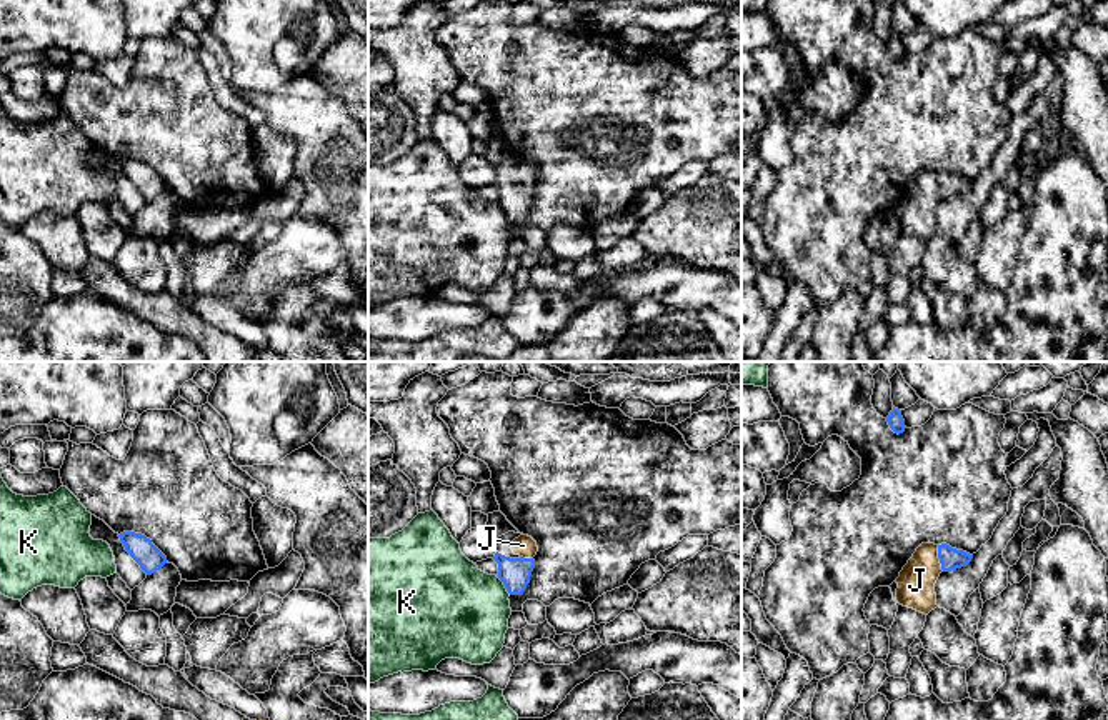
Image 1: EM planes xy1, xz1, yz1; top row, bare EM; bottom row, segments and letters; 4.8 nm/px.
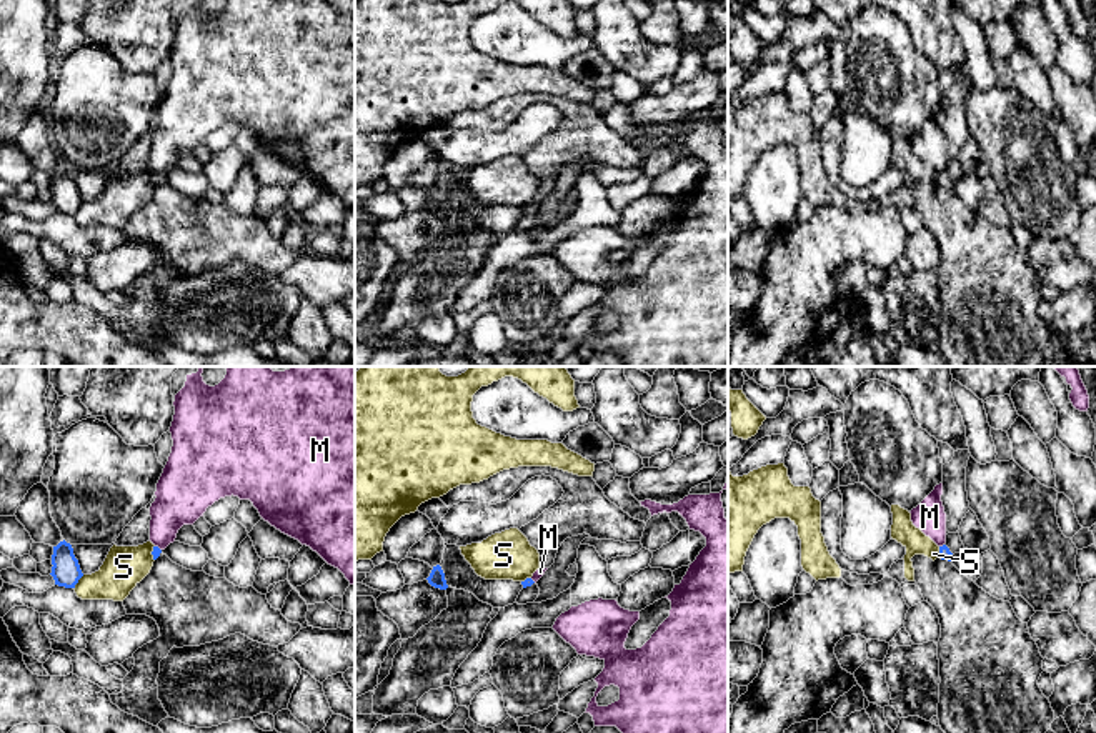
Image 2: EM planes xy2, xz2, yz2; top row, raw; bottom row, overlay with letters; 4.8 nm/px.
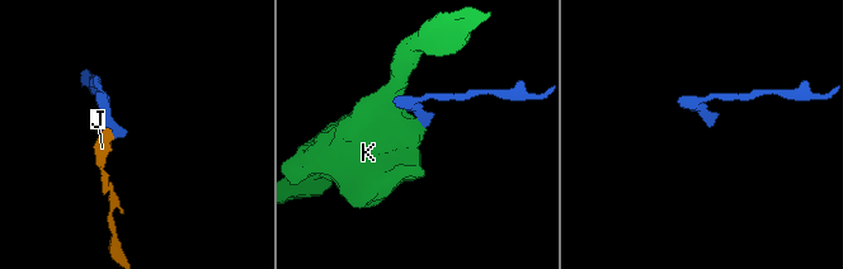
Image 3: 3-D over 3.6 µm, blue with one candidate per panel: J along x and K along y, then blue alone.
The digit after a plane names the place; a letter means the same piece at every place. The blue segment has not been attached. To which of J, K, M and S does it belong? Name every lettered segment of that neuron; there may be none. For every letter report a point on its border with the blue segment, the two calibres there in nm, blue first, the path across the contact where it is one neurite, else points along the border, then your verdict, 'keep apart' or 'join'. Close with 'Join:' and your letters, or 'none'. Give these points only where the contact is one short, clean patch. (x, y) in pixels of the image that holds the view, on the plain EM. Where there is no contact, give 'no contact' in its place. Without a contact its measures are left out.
J: contact yz1 (940, 185); calibres 110 and 180 nm; way yz1 (950, 185), (940, 185), (917, 207); join
K: contact xz1 (504, 210); calibres 150 and 440 nm; border xz1 (497, 204), (510, 220); keep apart
M: contact xy2 (159, 175); calibres 40 and 220 nm; border xy2 (155, 172), (160, 177); keep apart
S: contact xy2 (77, 209); calibres 140 and 200 nm; border xy2 (84, 202), (74, 215); keep apart
Join: J

